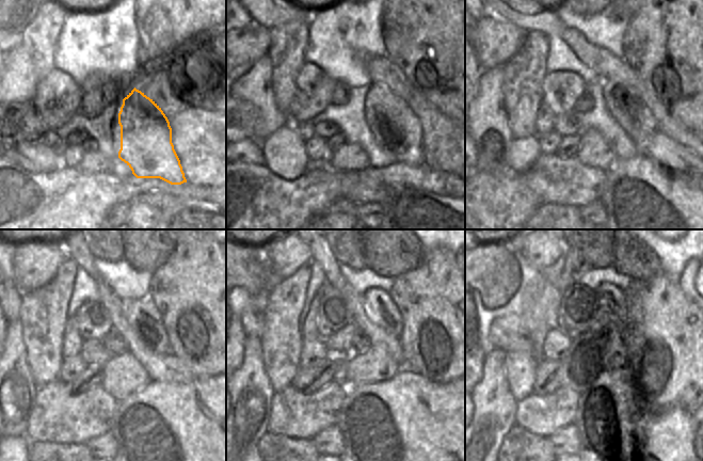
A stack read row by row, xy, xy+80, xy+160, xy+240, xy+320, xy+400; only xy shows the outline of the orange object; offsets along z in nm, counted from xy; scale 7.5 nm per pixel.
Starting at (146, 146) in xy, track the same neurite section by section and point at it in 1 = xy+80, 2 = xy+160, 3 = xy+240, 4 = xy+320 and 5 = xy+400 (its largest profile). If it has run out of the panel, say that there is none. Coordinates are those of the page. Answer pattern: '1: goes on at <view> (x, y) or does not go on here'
1: goes on at xy+80 (395, 127)
2: goes on at xy+160 (628, 111)
3: goes on at xy+240 (143, 317)
4: goes on at xy+320 (379, 306)
5: goes on at xy+400 (619, 300)

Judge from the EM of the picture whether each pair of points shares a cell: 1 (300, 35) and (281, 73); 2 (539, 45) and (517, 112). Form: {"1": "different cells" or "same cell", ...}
{"1": "same cell", "2": "same cell"}

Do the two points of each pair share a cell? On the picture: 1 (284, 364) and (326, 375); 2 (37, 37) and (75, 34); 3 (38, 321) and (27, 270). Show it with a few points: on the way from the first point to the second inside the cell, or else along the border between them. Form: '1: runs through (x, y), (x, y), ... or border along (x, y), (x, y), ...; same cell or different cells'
1: border along (300, 368), (290, 384); different cells
2: border along (68, 12), (57, 41), (53, 60); different cells
3: border along (52, 277), (46, 284), (22, 293); different cells

